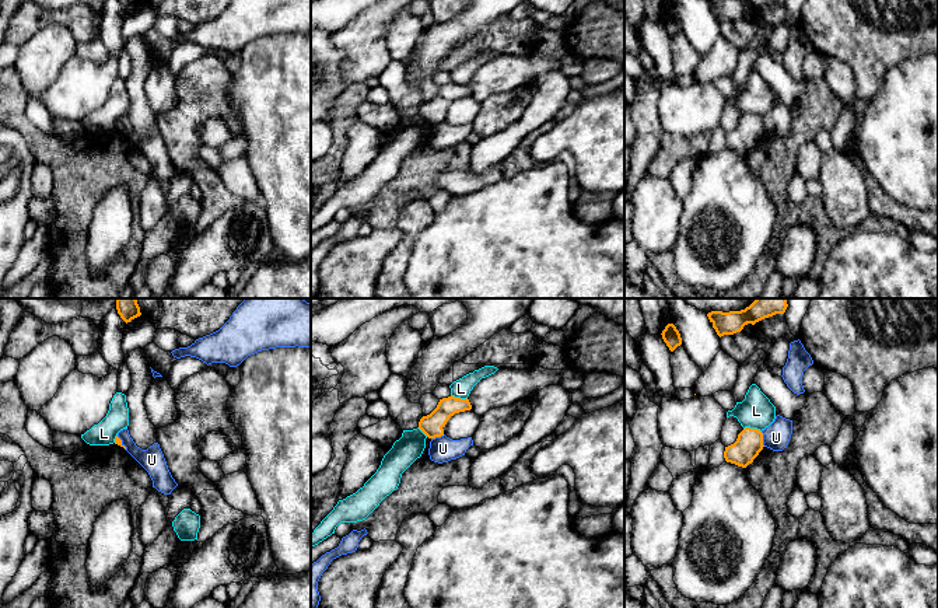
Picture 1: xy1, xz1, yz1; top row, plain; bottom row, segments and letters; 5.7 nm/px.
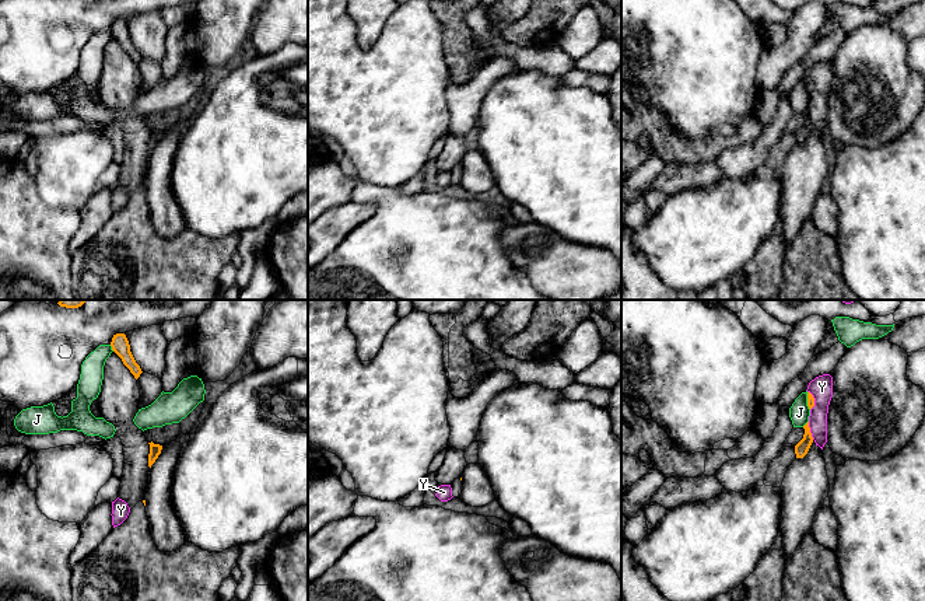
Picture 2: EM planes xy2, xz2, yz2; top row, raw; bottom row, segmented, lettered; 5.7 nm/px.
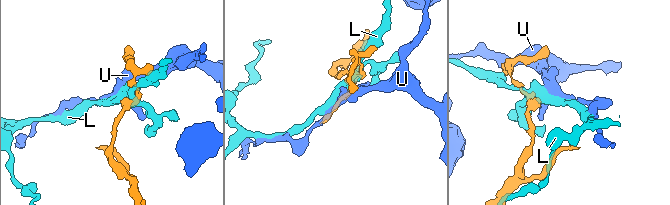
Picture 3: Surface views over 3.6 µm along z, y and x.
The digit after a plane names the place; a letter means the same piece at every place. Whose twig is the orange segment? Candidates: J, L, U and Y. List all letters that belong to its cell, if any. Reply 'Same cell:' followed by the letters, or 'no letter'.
Same cell: no letter

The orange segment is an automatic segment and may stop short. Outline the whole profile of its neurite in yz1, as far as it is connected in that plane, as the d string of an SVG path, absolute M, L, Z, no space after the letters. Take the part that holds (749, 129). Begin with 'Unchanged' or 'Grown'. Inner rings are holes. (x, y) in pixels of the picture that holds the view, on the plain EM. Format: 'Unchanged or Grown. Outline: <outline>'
Unchanged. Outline: M745 113L734 130L725 133L727 148L746 154L763 136L763 119L757 115Z

